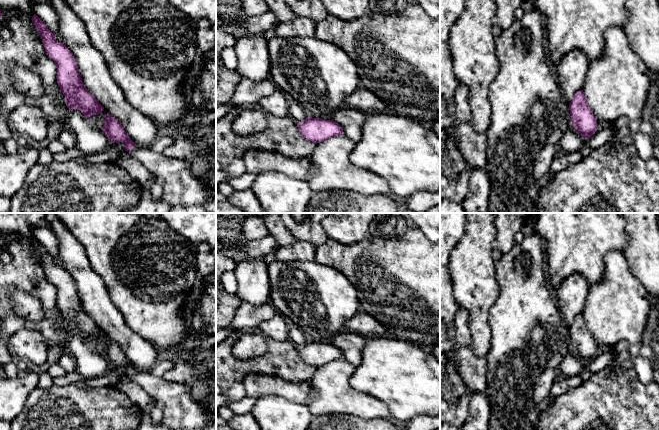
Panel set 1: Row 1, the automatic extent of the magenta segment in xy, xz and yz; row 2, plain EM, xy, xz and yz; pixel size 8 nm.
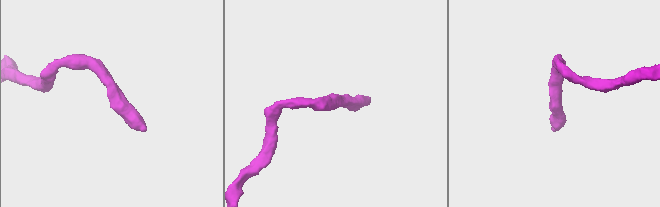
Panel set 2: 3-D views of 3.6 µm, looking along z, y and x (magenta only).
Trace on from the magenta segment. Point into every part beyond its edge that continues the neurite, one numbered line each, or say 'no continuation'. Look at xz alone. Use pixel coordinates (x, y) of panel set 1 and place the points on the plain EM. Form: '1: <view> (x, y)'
no continuation

